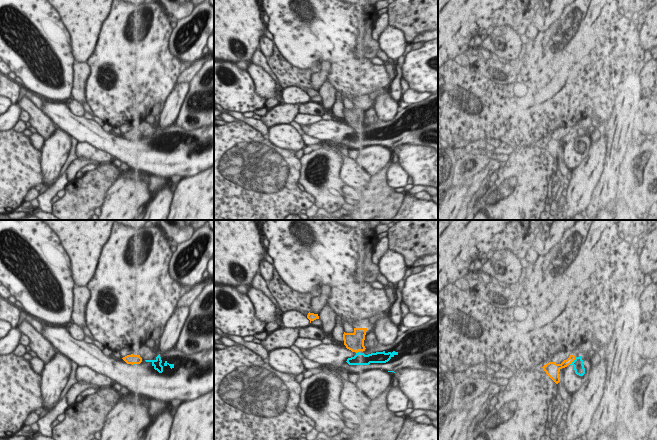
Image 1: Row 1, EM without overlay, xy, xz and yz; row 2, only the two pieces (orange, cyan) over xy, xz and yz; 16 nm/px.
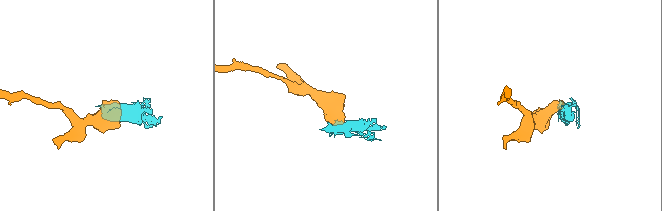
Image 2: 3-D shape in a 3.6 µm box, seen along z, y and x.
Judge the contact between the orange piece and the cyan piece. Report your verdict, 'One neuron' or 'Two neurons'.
Two neurons

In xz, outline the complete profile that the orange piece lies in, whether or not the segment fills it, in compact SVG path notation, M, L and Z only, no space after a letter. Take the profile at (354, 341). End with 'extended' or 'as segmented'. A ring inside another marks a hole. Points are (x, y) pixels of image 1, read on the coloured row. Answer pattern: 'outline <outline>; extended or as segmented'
outline M354 328L353 333L343 334L344 345L352 352L365 351L364 340L367 328Z; as segmented

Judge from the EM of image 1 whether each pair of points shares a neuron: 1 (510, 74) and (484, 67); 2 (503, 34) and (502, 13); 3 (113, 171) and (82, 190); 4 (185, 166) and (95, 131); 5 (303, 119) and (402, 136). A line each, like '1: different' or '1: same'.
1: same
2: different
3: same
4: same
5: different

